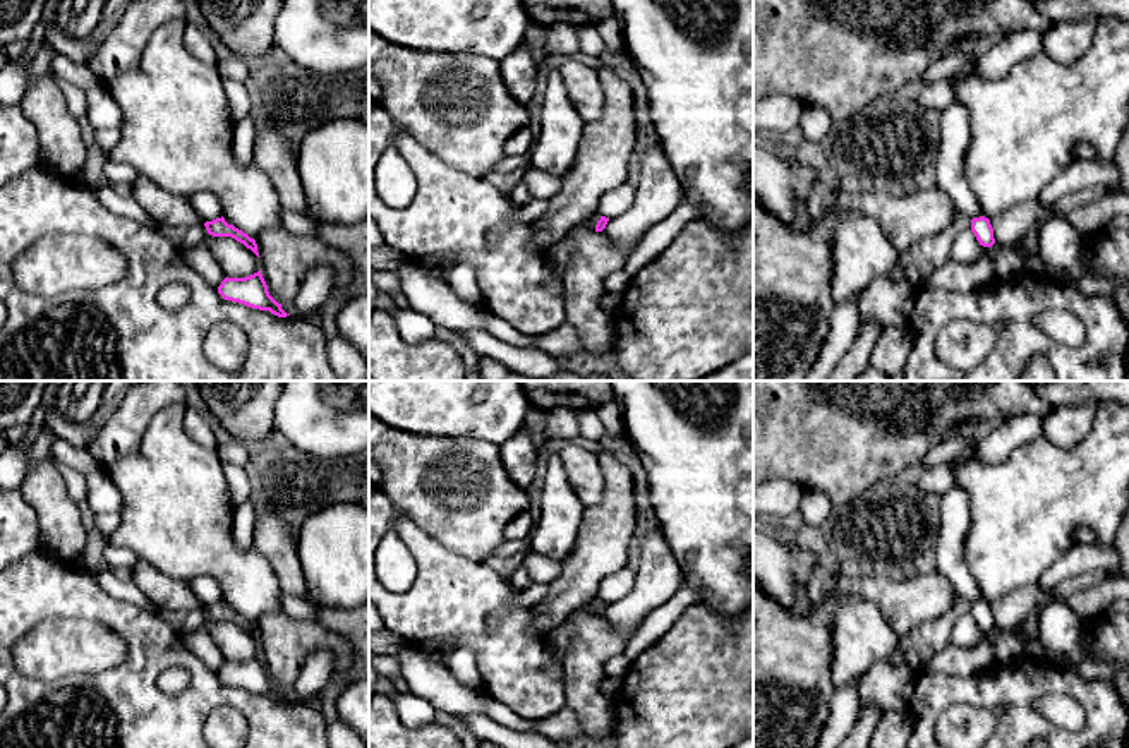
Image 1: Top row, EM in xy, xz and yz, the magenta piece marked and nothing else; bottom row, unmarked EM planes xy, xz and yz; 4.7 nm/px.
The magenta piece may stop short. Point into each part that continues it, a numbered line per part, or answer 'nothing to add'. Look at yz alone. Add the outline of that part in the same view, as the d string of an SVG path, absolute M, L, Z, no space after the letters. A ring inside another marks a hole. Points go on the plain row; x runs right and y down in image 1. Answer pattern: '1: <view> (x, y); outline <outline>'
nothing to add

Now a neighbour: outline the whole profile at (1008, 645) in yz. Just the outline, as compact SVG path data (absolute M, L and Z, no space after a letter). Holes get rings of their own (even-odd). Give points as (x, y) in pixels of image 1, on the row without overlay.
M968 612L963 614L952 626L949 645L957 648L971 648L980 642L988 642L993 648L993 662L1012 664L1026 655L1024 640L1028 636L1038 636L1038 631L1038 618L1029 618L1009 630L1000 630L995 626L992 631L983 631L976 624L971 612Z

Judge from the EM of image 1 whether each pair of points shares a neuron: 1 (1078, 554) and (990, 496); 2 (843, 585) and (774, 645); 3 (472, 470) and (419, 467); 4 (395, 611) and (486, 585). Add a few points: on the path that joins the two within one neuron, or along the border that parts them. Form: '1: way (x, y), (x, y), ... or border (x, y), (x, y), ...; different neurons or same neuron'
1: border (1074, 548), (1045, 570); different neurons
2: way (831, 604), (793, 644); same neuron
3: way (458, 470), (433, 470); same neuron
4: way (417, 611), (428, 611), (464, 592); same neuron

